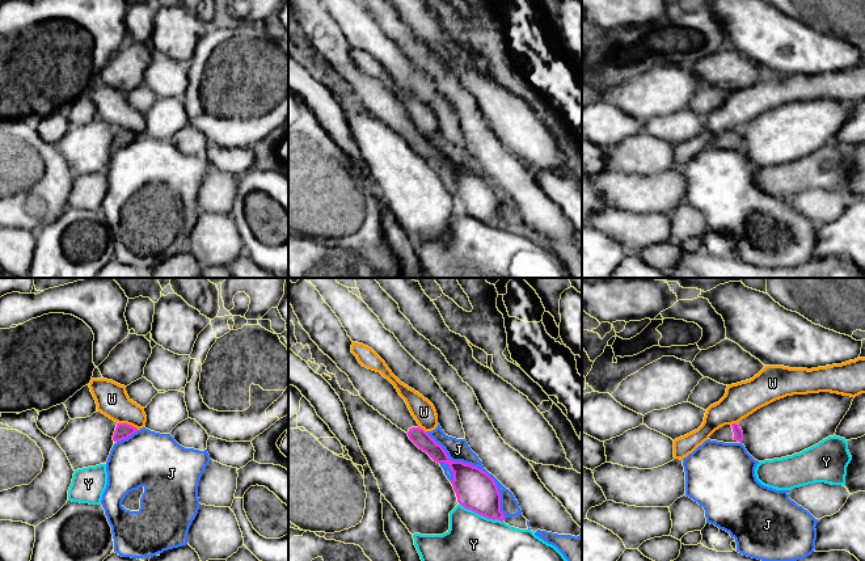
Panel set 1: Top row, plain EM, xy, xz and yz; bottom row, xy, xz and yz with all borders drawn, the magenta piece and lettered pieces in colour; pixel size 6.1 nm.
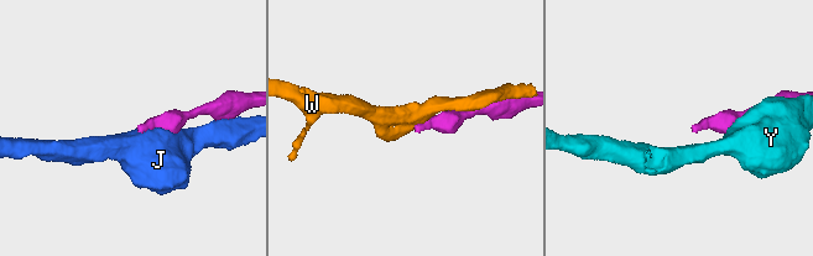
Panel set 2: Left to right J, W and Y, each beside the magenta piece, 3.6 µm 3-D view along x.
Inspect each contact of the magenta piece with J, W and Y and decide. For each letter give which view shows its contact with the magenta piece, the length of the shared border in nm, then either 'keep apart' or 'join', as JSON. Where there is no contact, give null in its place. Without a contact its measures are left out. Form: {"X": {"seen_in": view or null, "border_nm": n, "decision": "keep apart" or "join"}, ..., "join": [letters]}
{"J": {"seen_in": "xz", "border_nm": 700, "decision": "keep apart"}, "W": {"seen_in": "xy", "border_nm": 130, "decision": "keep apart"}, "Y": {"seen_in": "xz", "border_nm": 300, "decision": "keep apart"}, "join": []}

